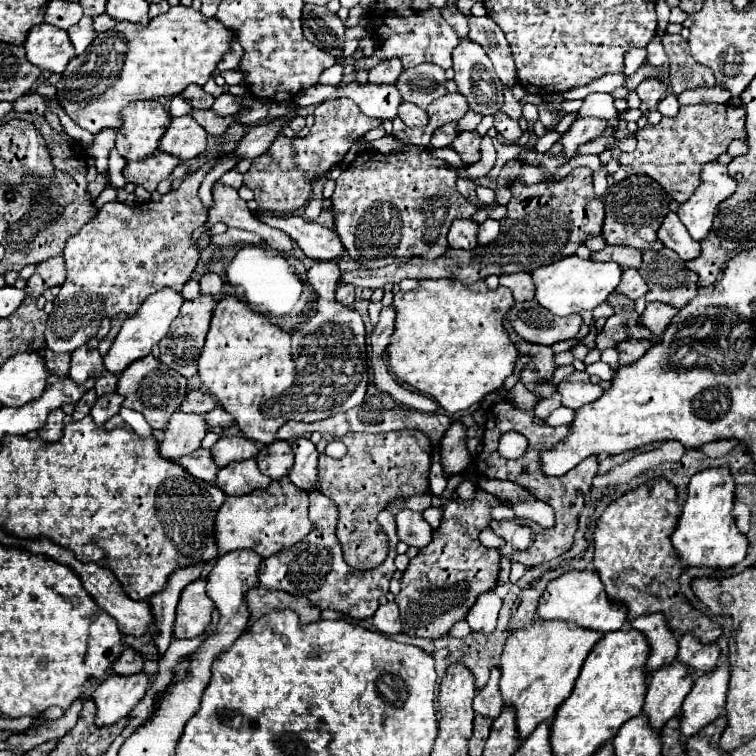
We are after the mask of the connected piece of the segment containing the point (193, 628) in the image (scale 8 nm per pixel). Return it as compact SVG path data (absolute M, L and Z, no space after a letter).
M201 579L187 585L177 605L173 637L193 639L203 635L207 625L211 623L211 613L213 613L213 603L205 595L205 581Z

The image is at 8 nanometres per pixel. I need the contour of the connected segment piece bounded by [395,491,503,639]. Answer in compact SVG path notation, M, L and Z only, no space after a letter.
M477 491L471 501L441 499L441 503L443 523L435 529L431 545L409 561L409 567L401 577L401 591L395 597L403 617L403 633L411 637L439 639L447 635L449 629L467 615L475 599L497 585L499 553L483 547L479 533L489 525L491 509L503 503L487 491Z

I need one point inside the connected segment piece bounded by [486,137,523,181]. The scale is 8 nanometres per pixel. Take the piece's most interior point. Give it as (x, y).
(505, 152)

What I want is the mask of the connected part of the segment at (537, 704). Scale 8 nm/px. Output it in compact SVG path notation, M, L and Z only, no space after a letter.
M535 619L507 639L501 655L501 695L505 705L517 709L521 739L531 735L539 723L551 719L557 707L571 695L585 657L601 637L603 633L583 629L569 621Z

